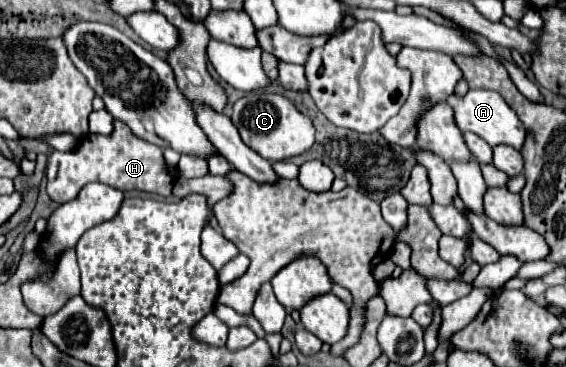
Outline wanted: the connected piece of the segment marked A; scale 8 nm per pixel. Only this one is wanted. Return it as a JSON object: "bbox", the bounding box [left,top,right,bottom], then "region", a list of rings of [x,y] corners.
{"bbox":[447,89,527,151],"region":[[[469,89],[469,93],[459,99],[451,95],[447,103],[455,111],[455,121],[461,131],[471,131],[477,133],[481,139],[485,139],[491,147],[495,145],[511,145],[513,149],[521,151],[523,141],[527,137],[527,131],[523,129],[523,123],[519,123],[517,113],[503,101],[503,97],[495,91],[485,91],[485,89]]]}

